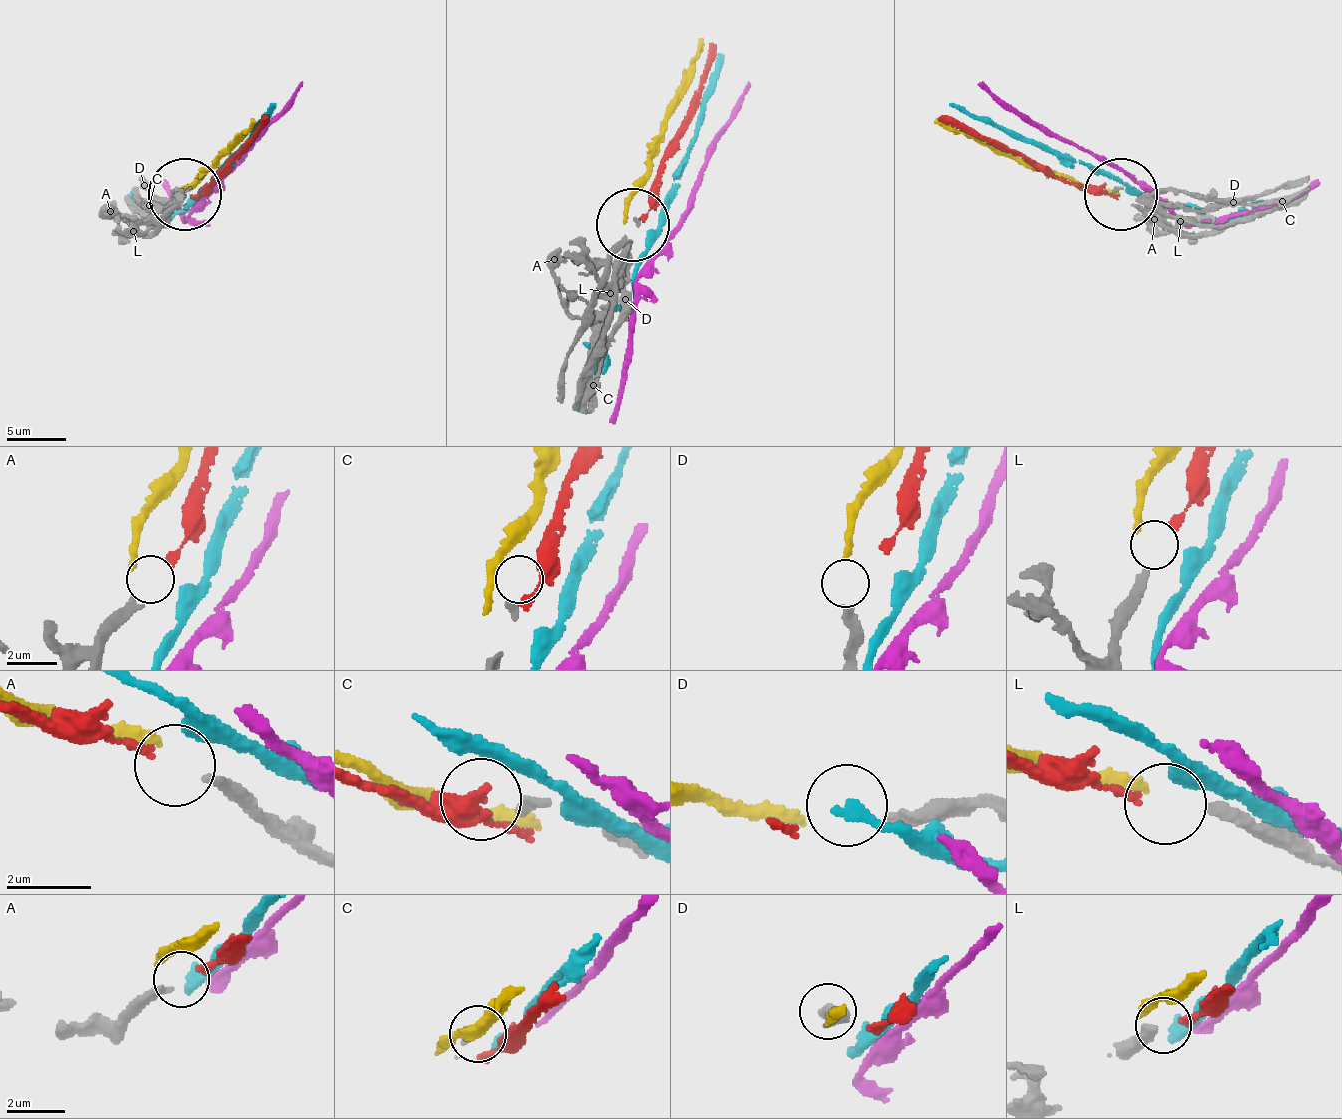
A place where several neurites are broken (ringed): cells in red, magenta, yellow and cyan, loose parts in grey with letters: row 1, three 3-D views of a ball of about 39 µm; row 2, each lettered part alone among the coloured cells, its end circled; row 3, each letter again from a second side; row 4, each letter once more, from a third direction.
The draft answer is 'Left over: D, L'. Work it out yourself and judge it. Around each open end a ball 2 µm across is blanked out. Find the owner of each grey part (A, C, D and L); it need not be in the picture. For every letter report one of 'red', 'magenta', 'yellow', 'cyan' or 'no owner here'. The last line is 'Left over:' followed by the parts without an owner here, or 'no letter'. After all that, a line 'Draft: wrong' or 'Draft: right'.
A: red
C: no owner here
D: yellow
L: no owner here
Left over: C, L
Draft: wrong

